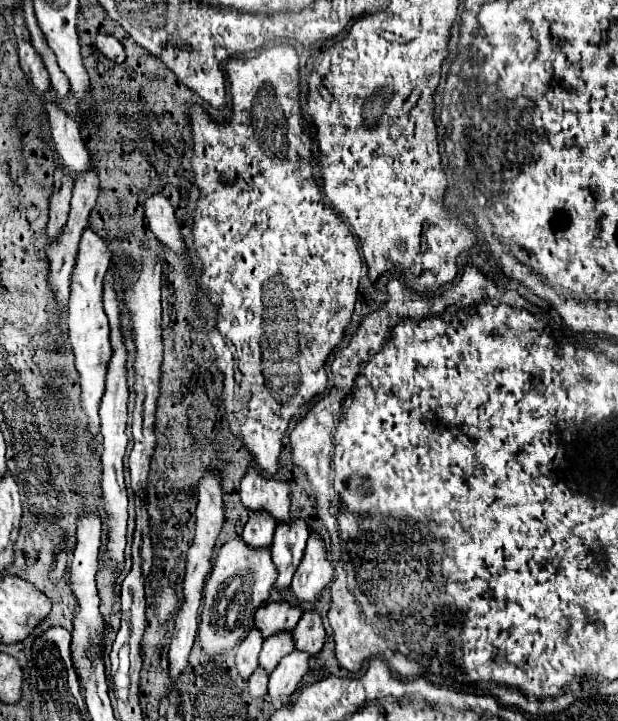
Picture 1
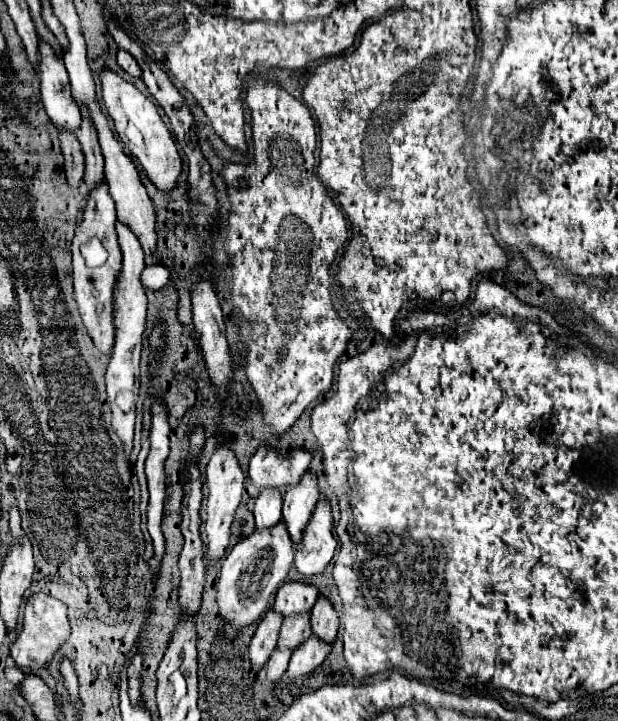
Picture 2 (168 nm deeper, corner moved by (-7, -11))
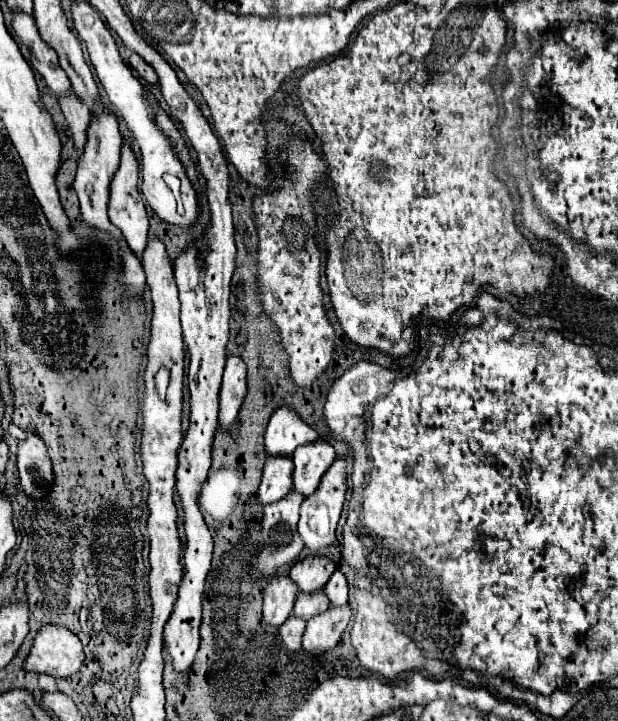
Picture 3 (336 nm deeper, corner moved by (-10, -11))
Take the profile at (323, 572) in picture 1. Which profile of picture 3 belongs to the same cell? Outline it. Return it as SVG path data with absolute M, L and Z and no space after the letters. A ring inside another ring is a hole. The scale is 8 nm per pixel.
M337 455L331 469L327 469L327 475L323 475L323 483L319 483L319 491L315 491L315 495L309 495L301 505L299 535L303 537L305 547L311 553L317 553L321 547L331 545L335 541L335 529L337 529L337 521L341 517L345 491L347 491L347 463L343 457Z

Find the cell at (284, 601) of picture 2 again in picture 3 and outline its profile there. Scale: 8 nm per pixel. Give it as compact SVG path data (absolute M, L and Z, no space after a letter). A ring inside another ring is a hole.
M309 555L291 567L289 577L297 583L299 591L311 593L311 591L323 589L335 569L337 565L333 559L323 555Z

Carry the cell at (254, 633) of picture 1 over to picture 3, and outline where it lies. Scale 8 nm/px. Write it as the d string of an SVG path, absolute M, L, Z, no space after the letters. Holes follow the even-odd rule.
M275 575L269 579L263 591L263 619L265 623L279 627L291 615L295 603L295 583L287 575Z

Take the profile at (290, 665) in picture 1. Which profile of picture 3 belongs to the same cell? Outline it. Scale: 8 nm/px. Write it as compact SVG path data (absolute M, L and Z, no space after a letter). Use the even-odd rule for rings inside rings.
M349 603L341 607L331 605L327 611L323 611L323 615L315 615L315 619L309 619L303 635L303 651L319 655L335 647L349 619L351 619Z

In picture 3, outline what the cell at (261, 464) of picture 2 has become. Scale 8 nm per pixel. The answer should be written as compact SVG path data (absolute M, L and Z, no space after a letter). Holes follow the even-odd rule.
M277 407L269 419L265 447L269 455L291 455L299 445L315 441L319 435L291 407Z

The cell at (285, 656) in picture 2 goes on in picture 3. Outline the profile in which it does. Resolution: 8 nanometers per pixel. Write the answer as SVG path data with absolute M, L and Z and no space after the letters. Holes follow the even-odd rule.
M289 615L287 617L287 623L283 623L283 627L279 627L279 635L285 643L285 647L293 653L293 651L299 651L301 647L301 637L303 637L303 631L305 631L305 619L299 619L297 615Z

